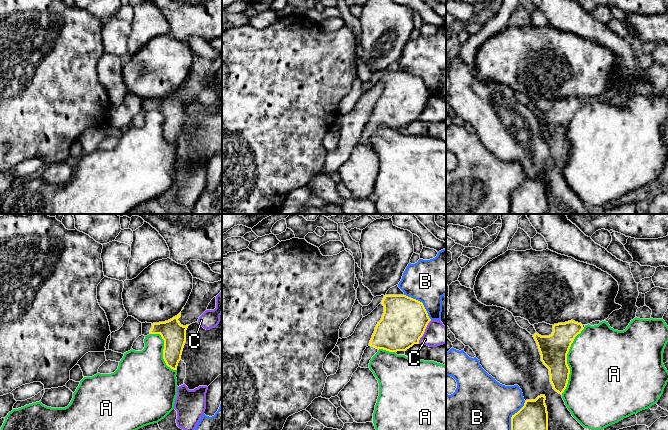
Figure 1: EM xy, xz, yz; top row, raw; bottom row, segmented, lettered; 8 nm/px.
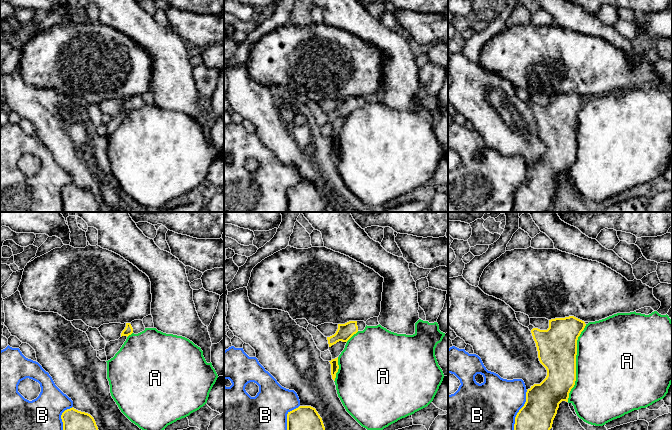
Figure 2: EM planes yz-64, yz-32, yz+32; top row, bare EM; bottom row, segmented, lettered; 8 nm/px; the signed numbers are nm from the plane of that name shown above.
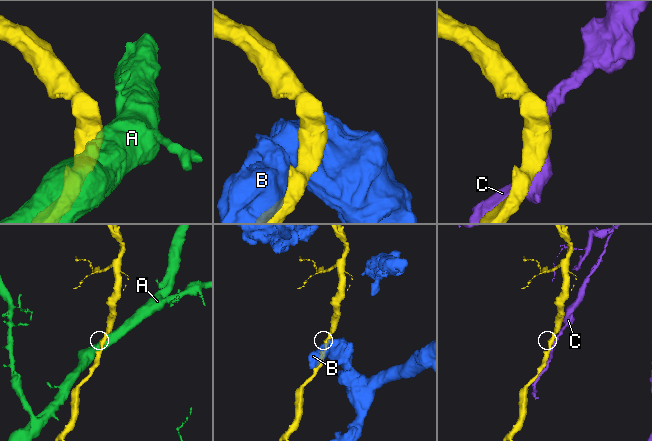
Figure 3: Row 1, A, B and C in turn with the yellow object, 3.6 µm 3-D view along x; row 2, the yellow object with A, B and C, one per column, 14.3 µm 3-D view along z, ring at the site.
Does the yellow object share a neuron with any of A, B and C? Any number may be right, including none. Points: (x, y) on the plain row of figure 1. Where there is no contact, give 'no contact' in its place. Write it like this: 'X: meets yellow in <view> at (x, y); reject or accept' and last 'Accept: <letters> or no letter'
A: meets yellow in yz at (566, 138); reject
B: meets yellow in yz at (511, 195); reject
C: meets yellow in xz at (424, 107); reject
Accept: no letter

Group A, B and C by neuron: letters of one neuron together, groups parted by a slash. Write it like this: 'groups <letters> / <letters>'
groups A / B / C

